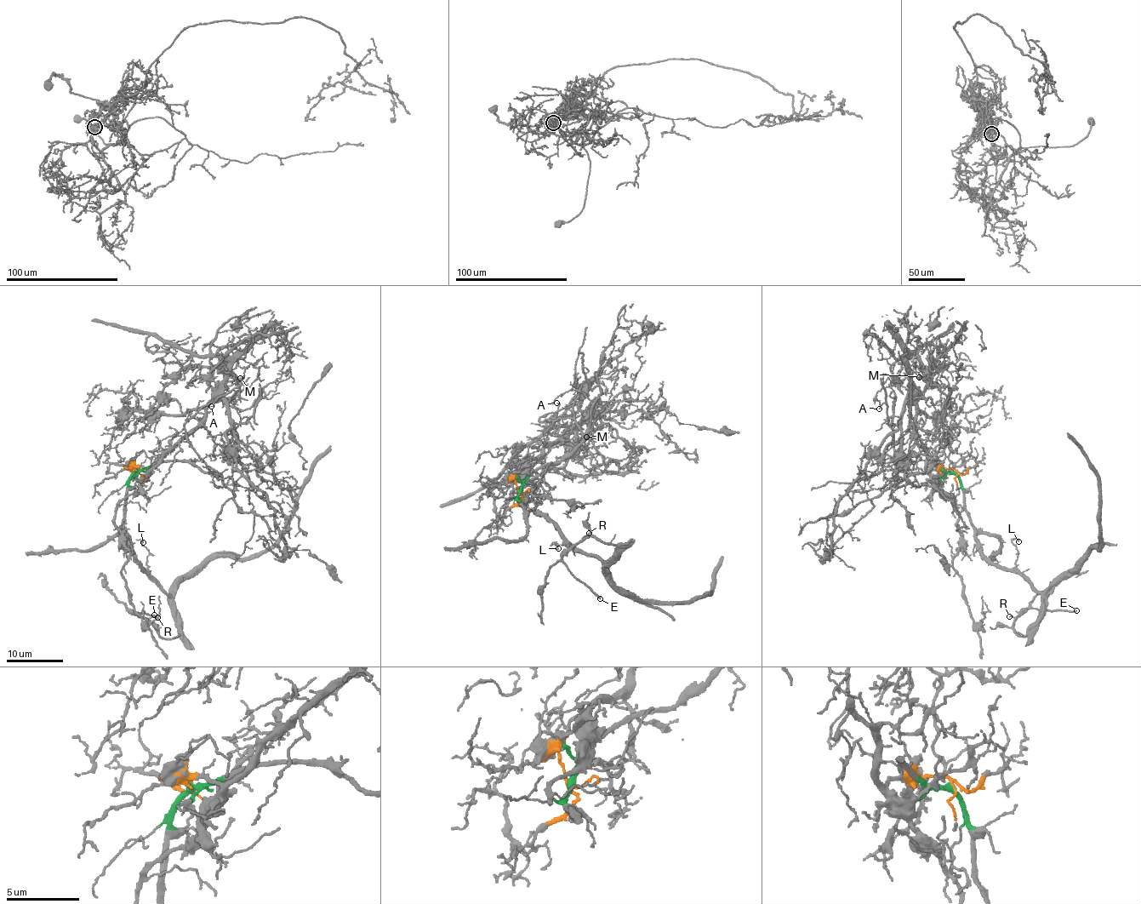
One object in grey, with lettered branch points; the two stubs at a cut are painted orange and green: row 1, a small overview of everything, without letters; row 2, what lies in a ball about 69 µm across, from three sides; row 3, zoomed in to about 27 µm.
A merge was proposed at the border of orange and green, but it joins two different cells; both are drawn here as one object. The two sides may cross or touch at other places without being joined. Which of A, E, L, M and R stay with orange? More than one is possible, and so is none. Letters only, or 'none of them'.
M

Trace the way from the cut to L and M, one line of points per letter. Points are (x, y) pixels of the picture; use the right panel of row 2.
L: (955, 472), (977, 550), (994, 563), (1012, 569), (1017, 550), (1012, 540), (1018, 541)
M: (955, 472), (927, 469), (928, 459), (917, 443), (916, 403), (908, 380), (911, 353), (921, 362), (919, 377)

